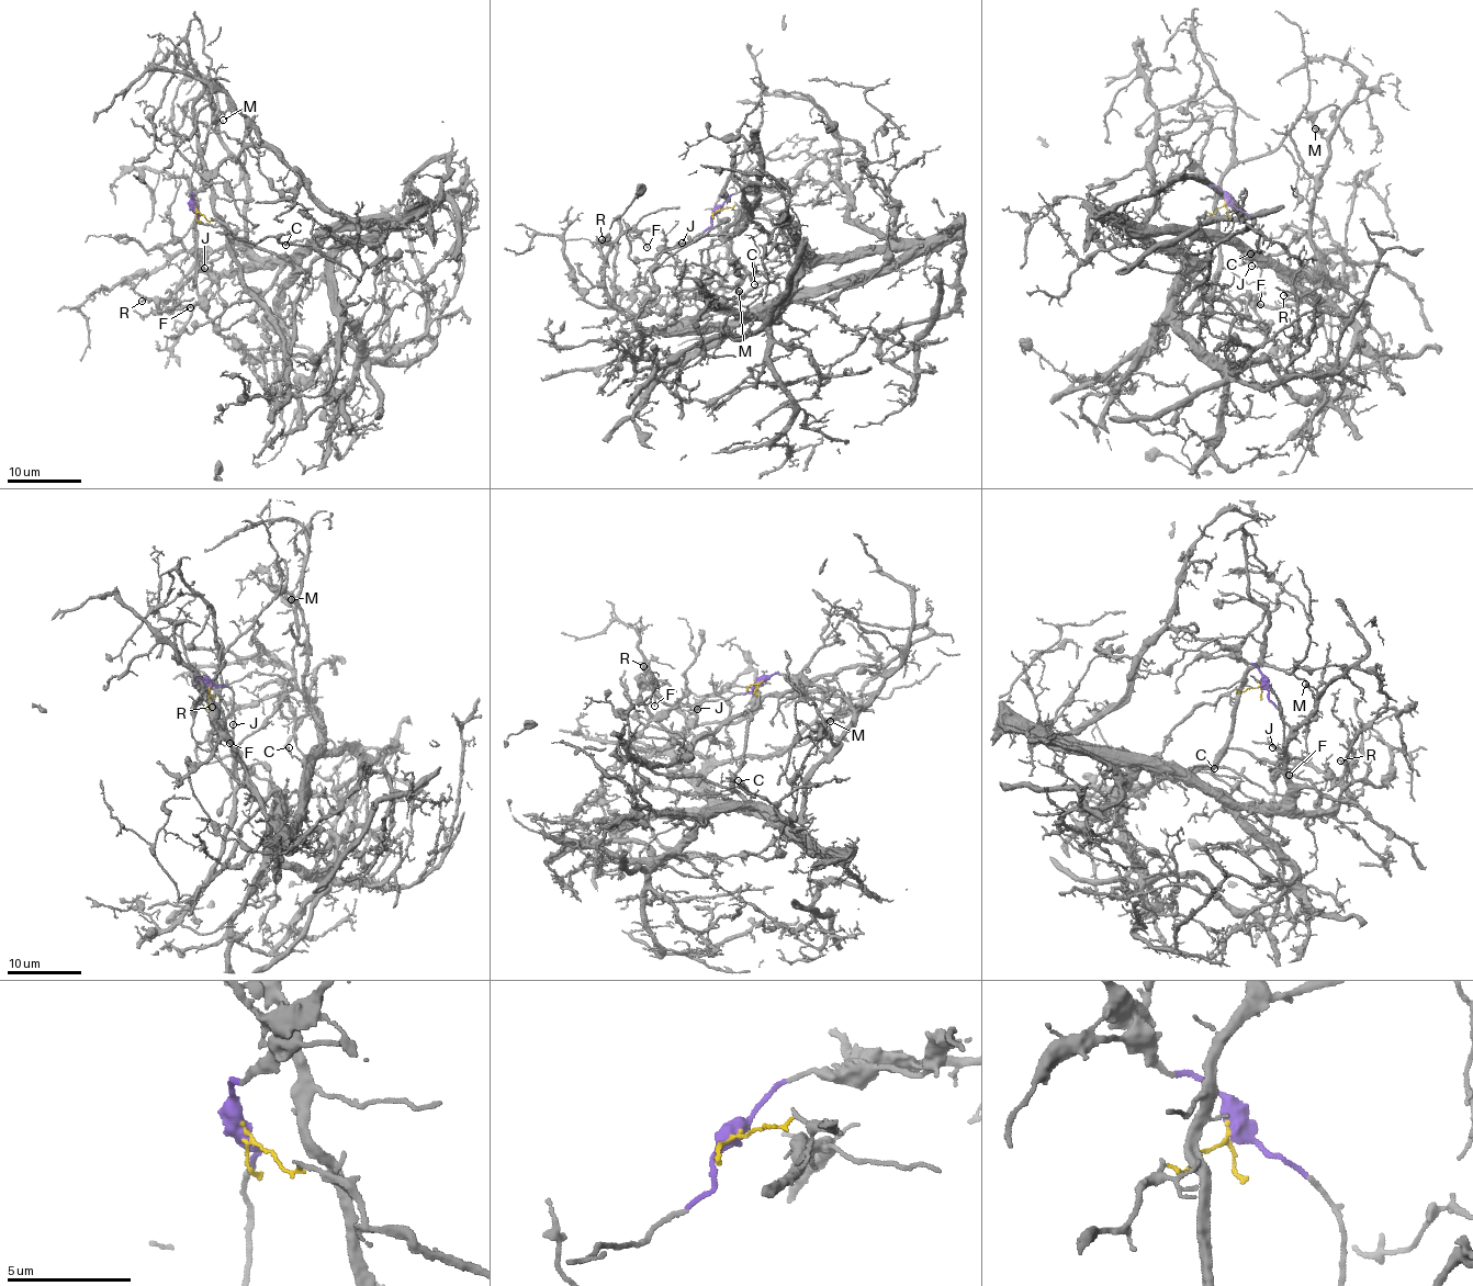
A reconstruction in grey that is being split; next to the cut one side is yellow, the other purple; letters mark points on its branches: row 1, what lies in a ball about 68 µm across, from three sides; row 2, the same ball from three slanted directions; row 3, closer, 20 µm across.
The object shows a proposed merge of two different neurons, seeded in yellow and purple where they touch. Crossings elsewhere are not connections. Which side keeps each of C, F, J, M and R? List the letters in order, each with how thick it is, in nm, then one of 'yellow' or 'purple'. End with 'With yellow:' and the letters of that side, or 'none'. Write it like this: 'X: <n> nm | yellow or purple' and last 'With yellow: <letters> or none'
C: 180 nm | yellow
F: 140 nm | yellow
J: 130 nm | purple
M: 110 nm | yellow
R: 170 nm | yellow
With yellow: C, F, M, R

